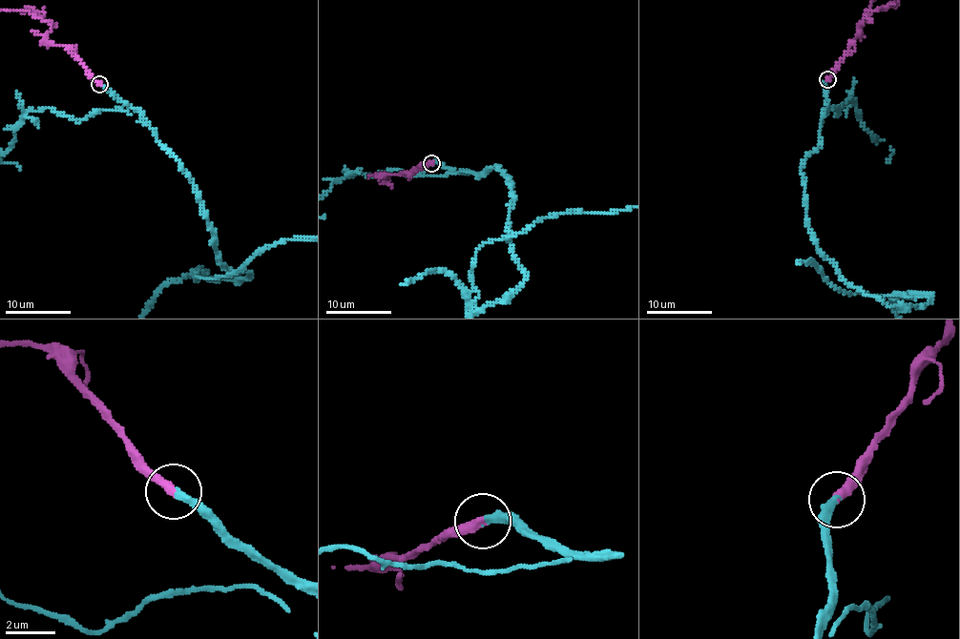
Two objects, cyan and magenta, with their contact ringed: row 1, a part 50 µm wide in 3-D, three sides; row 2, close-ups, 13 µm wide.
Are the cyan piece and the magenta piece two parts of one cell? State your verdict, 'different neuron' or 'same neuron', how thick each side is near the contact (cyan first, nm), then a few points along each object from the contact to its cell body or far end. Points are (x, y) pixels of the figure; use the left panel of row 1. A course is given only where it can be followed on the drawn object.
same neuron; calibres 320 and 380 nm; course cyan (100, 84), (178, 162), (222, 265), (250, 275), (195, 278), (239, 272), (287, 240); course magenta (100, 84), (69, 49), (52, 44), (48, 39), (46, 34), (52, 29), (48, 22), (19, 10)

